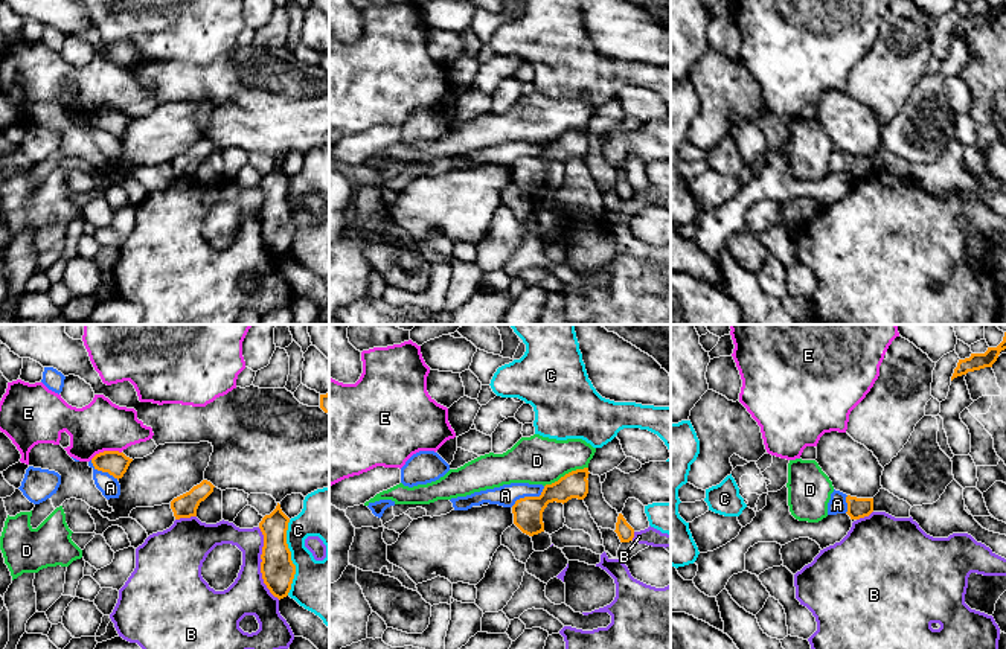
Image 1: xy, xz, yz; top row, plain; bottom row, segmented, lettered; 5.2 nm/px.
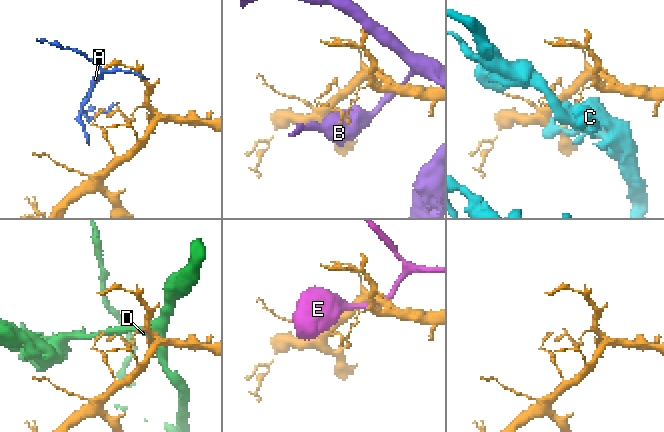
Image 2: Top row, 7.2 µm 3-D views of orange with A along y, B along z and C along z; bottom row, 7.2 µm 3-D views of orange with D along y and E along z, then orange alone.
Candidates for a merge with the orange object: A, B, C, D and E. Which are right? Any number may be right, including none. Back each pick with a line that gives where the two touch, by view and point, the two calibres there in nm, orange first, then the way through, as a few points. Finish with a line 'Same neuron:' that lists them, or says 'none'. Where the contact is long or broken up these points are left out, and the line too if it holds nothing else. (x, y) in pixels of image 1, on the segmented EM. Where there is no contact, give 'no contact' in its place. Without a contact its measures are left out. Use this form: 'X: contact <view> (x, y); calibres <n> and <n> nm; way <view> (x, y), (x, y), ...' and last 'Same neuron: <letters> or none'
Same neuron: none

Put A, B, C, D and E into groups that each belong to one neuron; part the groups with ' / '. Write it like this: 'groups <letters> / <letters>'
groups A / B / C / D / E

